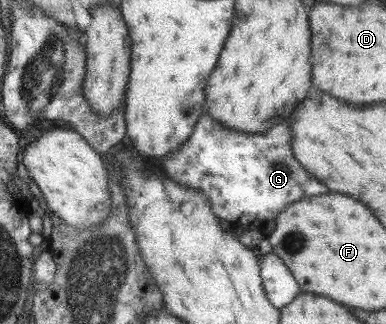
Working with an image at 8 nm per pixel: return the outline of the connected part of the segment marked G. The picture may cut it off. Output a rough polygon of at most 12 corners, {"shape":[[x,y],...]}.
{"shape":[[203,112],[160,167],[212,214],[261,229],[328,192],[281,122],[248,135]]}

